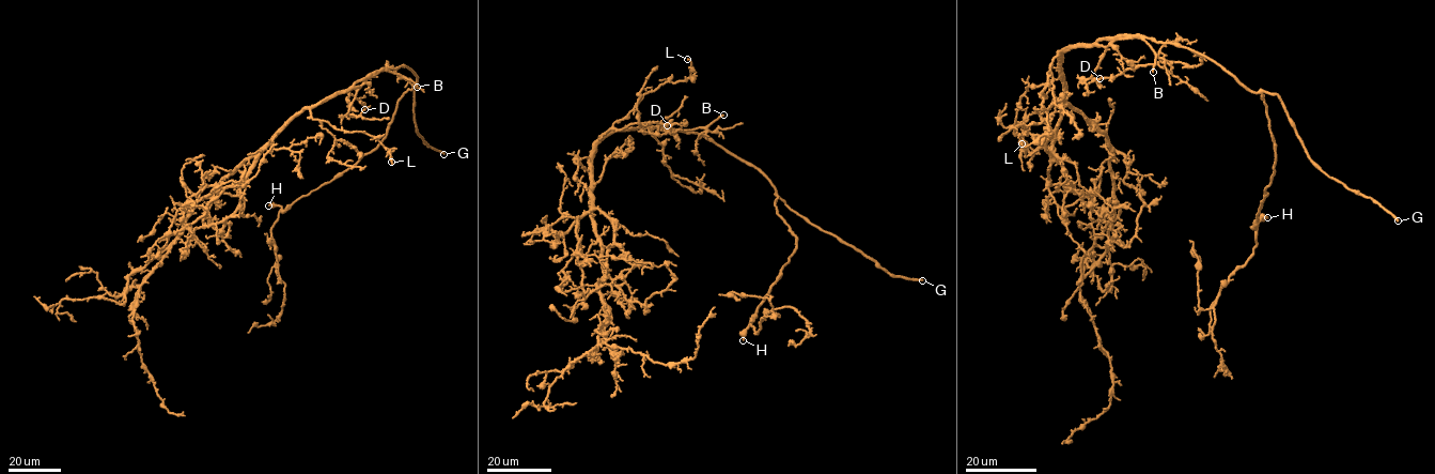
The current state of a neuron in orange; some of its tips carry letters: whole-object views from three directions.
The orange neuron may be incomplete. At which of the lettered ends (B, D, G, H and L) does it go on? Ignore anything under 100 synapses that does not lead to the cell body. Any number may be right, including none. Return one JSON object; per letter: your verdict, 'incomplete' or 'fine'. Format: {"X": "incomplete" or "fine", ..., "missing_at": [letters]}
{"B": "incomplete", "D": "fine", "G": "incomplete", "H": "fine", "L": "fine", "missing_at": ["B", "G"]}

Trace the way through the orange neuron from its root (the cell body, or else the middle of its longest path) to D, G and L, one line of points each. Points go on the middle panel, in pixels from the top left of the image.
D: (642, 127), (651, 128), (653, 135), (661, 135), (667, 134), (667, 125)
G: (642, 127), (667, 126), (710, 137), (759, 170), (790, 209), (810, 223), (857, 248), (891, 275), (922, 280)
L: (642, 127), (599, 138), (628, 115), (644, 94), (667, 81), (675, 82), (690, 77), (691, 64), (687, 59)

